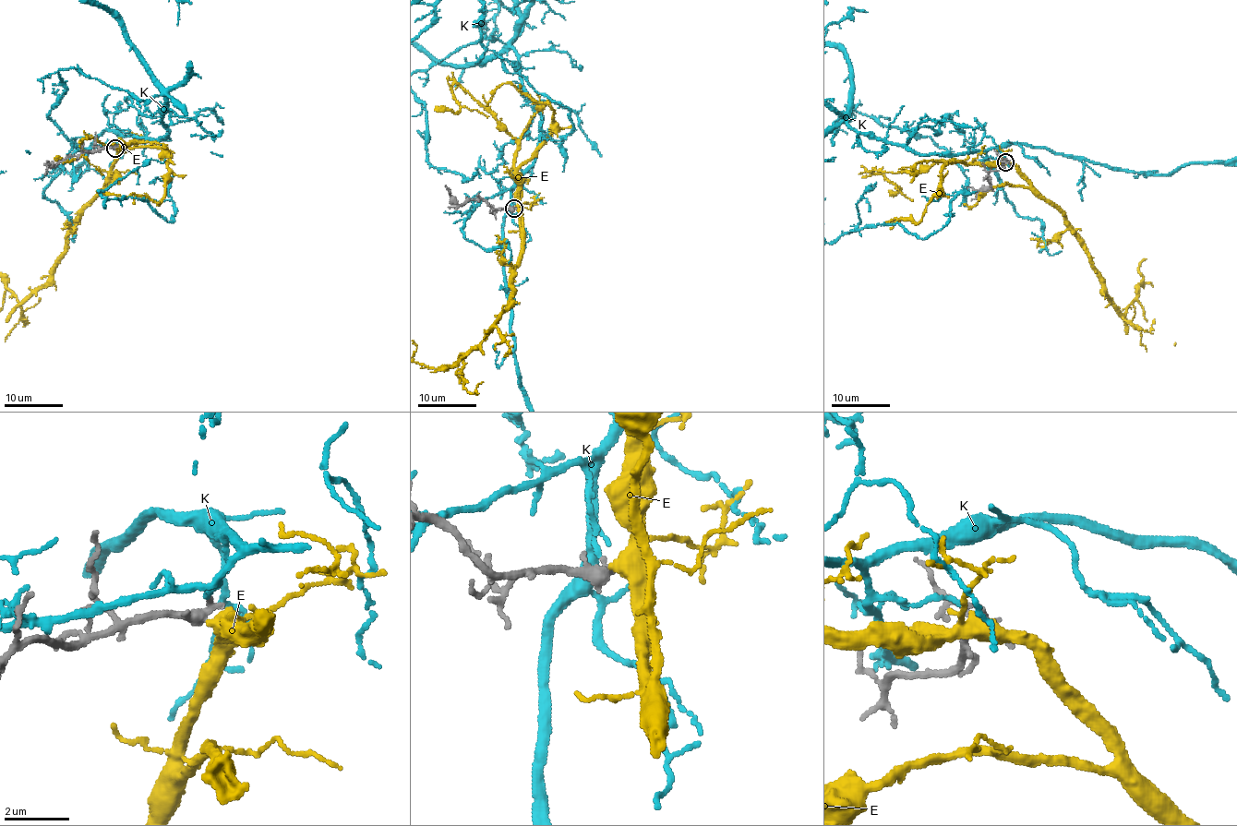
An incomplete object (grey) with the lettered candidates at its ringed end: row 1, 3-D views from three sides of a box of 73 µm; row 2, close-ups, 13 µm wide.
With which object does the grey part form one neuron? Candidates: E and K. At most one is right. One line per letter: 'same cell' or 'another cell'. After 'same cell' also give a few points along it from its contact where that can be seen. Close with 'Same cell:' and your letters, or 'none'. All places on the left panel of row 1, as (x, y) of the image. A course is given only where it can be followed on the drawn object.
E: same cell
K: another cell
Same cell: E

